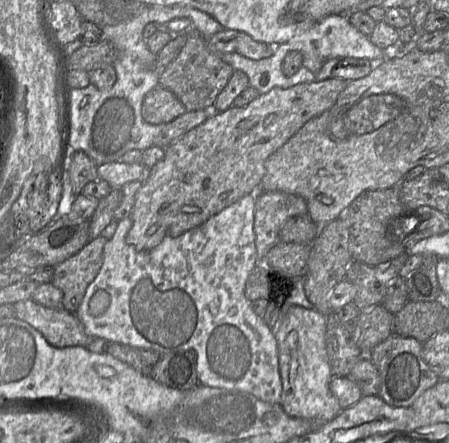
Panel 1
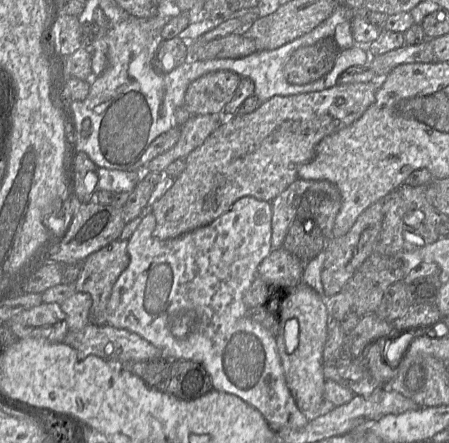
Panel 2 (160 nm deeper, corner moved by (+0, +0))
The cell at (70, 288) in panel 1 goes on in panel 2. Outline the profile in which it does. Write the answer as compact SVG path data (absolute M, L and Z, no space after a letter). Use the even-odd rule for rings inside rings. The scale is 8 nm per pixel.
M115 240L89 255L81 263L81 272L74 285L77 291L91 296L90 322L92 323L107 324L105 309L112 288L130 262L127 245L127 240Z

